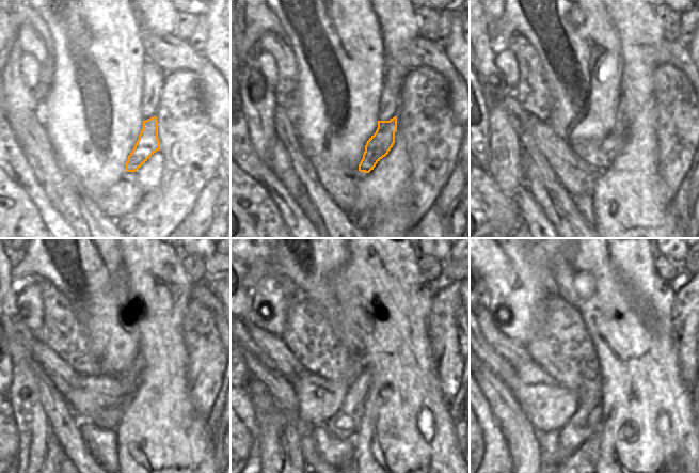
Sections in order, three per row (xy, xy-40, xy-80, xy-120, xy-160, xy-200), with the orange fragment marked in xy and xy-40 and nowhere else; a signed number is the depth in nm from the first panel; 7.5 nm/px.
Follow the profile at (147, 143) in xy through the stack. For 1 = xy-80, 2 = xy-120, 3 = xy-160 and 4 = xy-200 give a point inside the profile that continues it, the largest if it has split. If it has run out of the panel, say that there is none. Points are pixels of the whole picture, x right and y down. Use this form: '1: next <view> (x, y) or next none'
1: next xy-80 (600, 155)
2: next xy-120 (107, 390)
3: next xy-160 (319, 399)
4: next xy-200 (547, 405)

